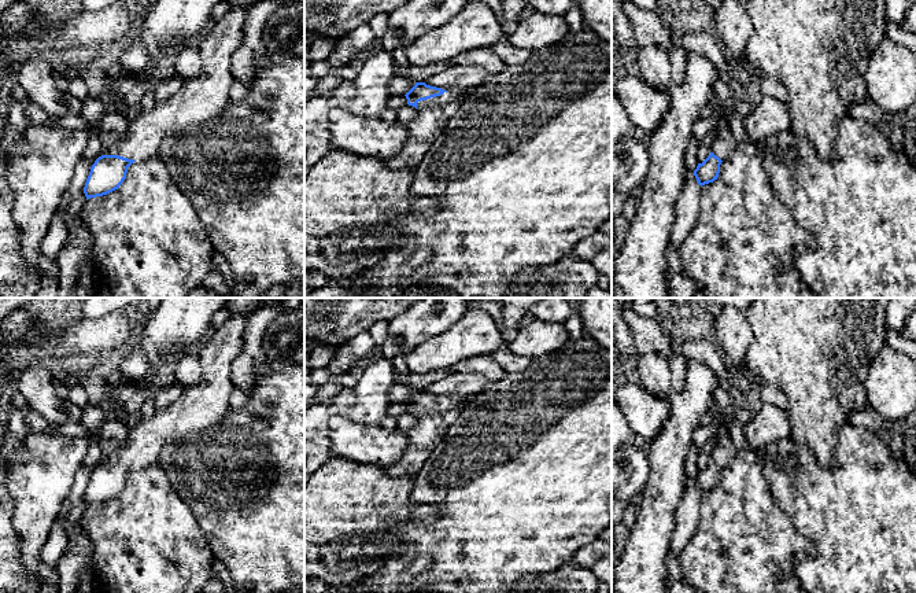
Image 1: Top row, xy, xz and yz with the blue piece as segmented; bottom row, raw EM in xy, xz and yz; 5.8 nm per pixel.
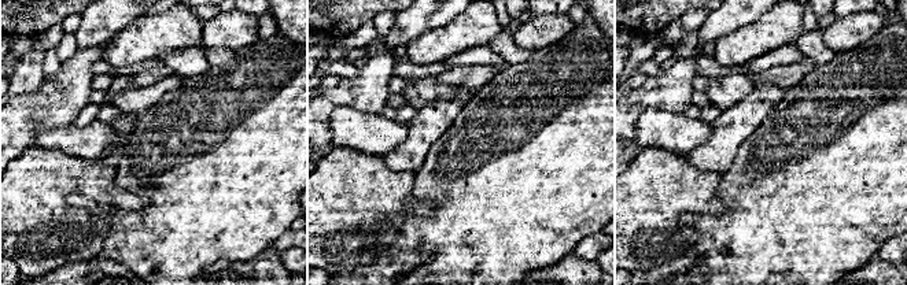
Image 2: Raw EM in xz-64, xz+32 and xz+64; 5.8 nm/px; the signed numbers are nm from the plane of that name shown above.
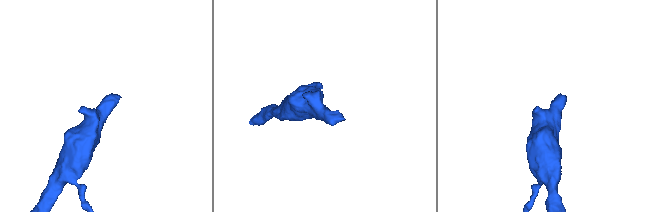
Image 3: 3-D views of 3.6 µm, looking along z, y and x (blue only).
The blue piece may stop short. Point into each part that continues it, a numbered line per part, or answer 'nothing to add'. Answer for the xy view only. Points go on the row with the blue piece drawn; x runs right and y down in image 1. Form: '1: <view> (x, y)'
1: xy (206, 95)

